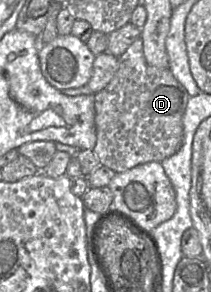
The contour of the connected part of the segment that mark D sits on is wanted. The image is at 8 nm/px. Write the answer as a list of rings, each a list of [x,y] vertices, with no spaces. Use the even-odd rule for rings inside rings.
[[[140,38],[118,59],[119,67],[113,79],[104,89],[94,94],[97,141],[93,151],[102,165],[116,173],[123,173],[138,165],[162,162],[181,148],[183,115],[190,95],[169,69],[156,68],[147,63]]]

